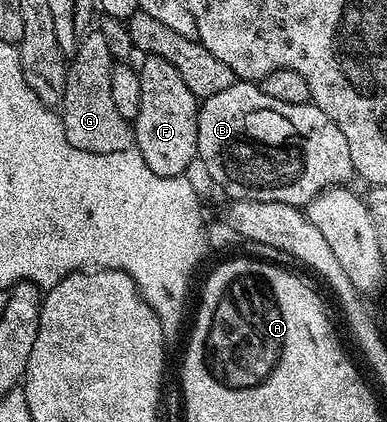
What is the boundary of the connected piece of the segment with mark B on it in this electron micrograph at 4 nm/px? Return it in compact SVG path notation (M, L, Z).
M241 79L235 80L228 91L220 91L216 95L205 98L201 102L198 111L198 157L206 164L206 169L210 172L210 177L226 193L231 193L230 197L243 201L275 201L295 205L297 207L309 206L317 196L320 196L326 189L342 187L347 184L349 177L355 176L354 164L352 163L352 151L348 147L348 139L344 139L344 131L340 131L337 123L330 118L323 109L311 103L308 105L297 105L296 103L280 103L280 99L272 99L272 95L264 95L257 84Z

